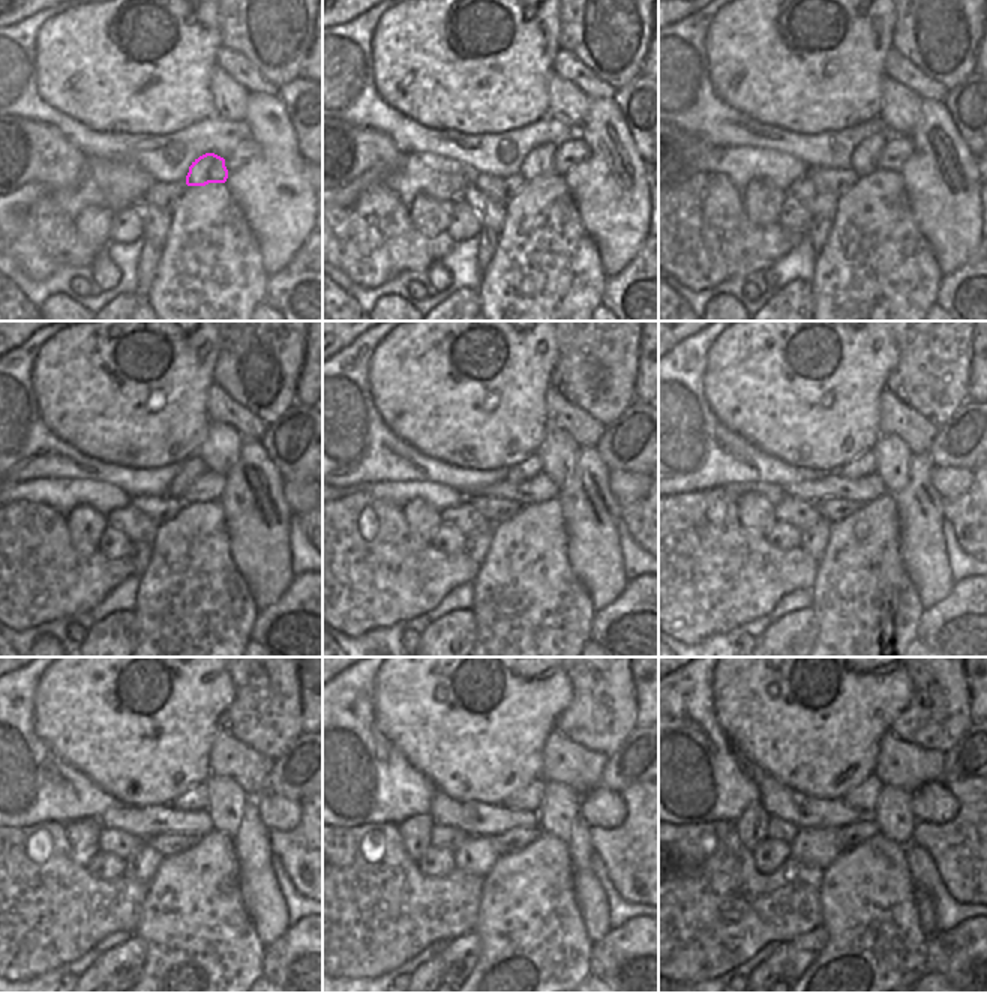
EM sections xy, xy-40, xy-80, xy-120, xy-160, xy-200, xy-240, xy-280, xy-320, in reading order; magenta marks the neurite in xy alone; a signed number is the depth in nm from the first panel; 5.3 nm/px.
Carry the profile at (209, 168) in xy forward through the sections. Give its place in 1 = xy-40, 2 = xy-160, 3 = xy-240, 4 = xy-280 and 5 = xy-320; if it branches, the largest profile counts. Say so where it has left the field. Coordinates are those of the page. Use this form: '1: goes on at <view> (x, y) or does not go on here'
1: goes on at xy-40 (539, 162)
2: goes on at xy-160 (531, 467)
3: goes on at xy-240 (195, 798)
4: goes on at xy-280 (528, 800)
5: goes on at xy-320 (863, 798)

